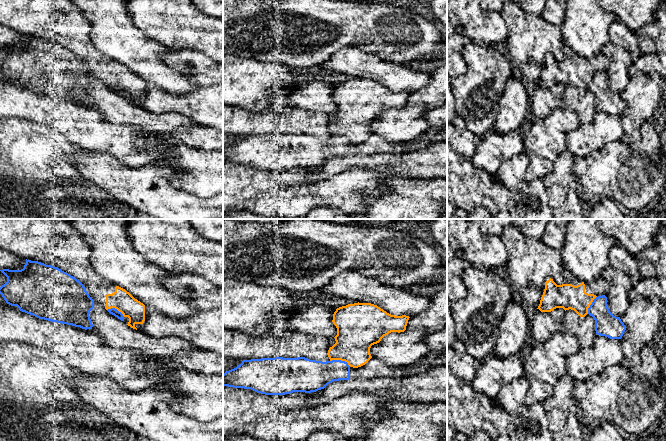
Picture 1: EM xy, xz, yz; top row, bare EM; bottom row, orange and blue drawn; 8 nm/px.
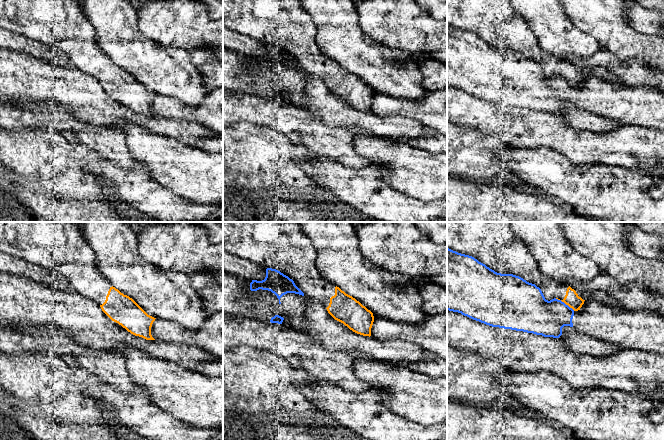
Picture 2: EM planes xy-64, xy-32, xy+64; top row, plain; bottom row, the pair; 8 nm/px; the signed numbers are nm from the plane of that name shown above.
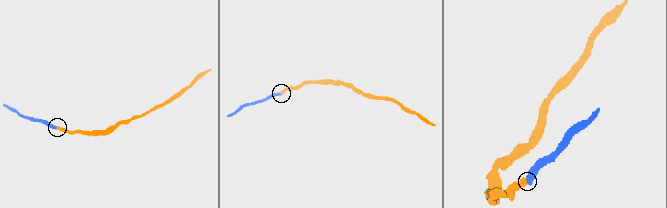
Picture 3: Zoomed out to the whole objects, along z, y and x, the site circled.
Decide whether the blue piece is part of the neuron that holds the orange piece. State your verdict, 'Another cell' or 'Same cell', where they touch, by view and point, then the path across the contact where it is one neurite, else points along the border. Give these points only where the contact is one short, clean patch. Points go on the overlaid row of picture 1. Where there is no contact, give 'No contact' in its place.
Another cell. Touches orange at xz (340, 359). Boundary: xz (330, 360), (344, 360), (350, 366)

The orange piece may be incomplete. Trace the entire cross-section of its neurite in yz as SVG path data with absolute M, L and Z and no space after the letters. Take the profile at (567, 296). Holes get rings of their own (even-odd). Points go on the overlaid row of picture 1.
M565 268L563 277L562 285L557 285L553 279L547 278L537 308L541 312L551 312L556 308L563 308L565 311L574 310L580 317L585 317L593 300L598 296L606 296L610 289L610 283L602 277L590 282L581 282Z

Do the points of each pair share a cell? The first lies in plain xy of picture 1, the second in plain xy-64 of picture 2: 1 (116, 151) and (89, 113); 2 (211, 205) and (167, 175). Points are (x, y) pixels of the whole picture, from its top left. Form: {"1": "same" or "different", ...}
{"1": "different", "2": "different"}

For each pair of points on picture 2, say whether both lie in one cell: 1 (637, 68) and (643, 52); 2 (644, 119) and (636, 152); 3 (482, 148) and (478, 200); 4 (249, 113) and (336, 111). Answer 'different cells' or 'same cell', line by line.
1: different cells
2: different cells
3: different cells
4: different cells

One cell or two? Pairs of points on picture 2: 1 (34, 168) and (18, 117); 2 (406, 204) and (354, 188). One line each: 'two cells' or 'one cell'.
1: two cells
2: one cell

